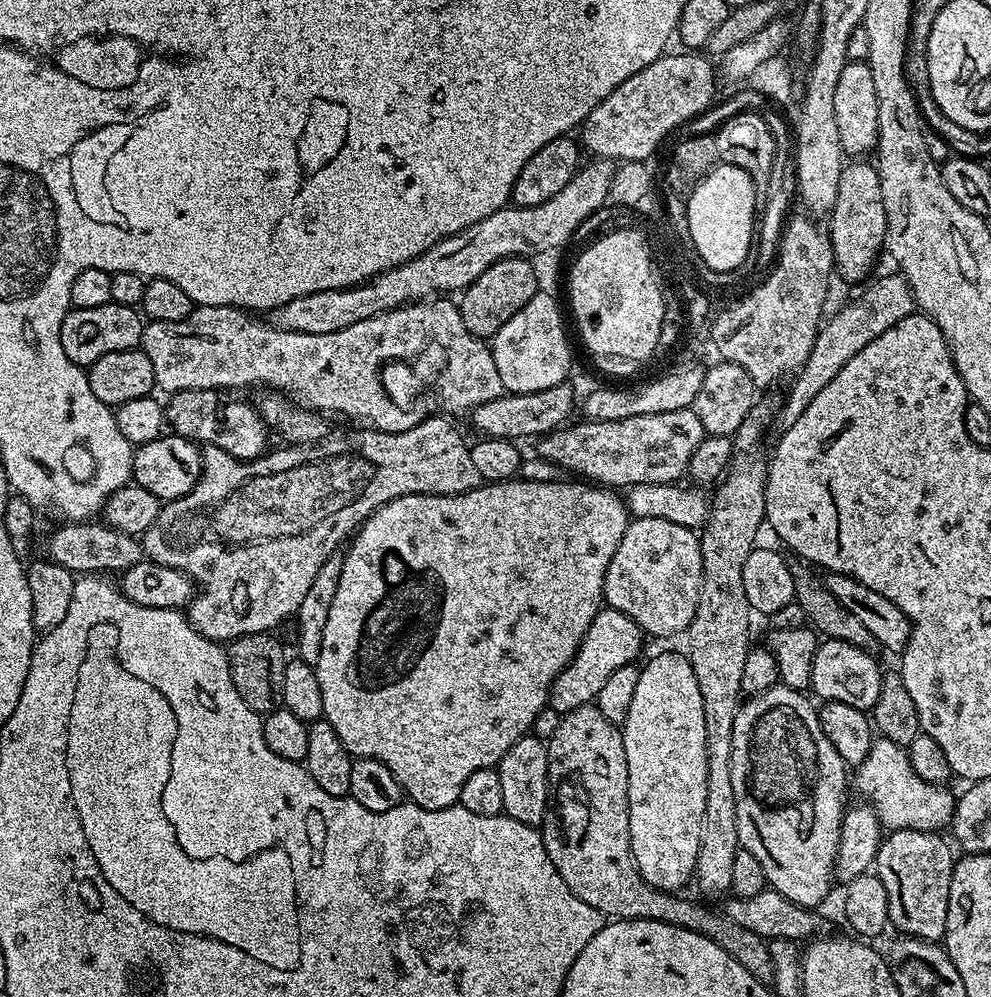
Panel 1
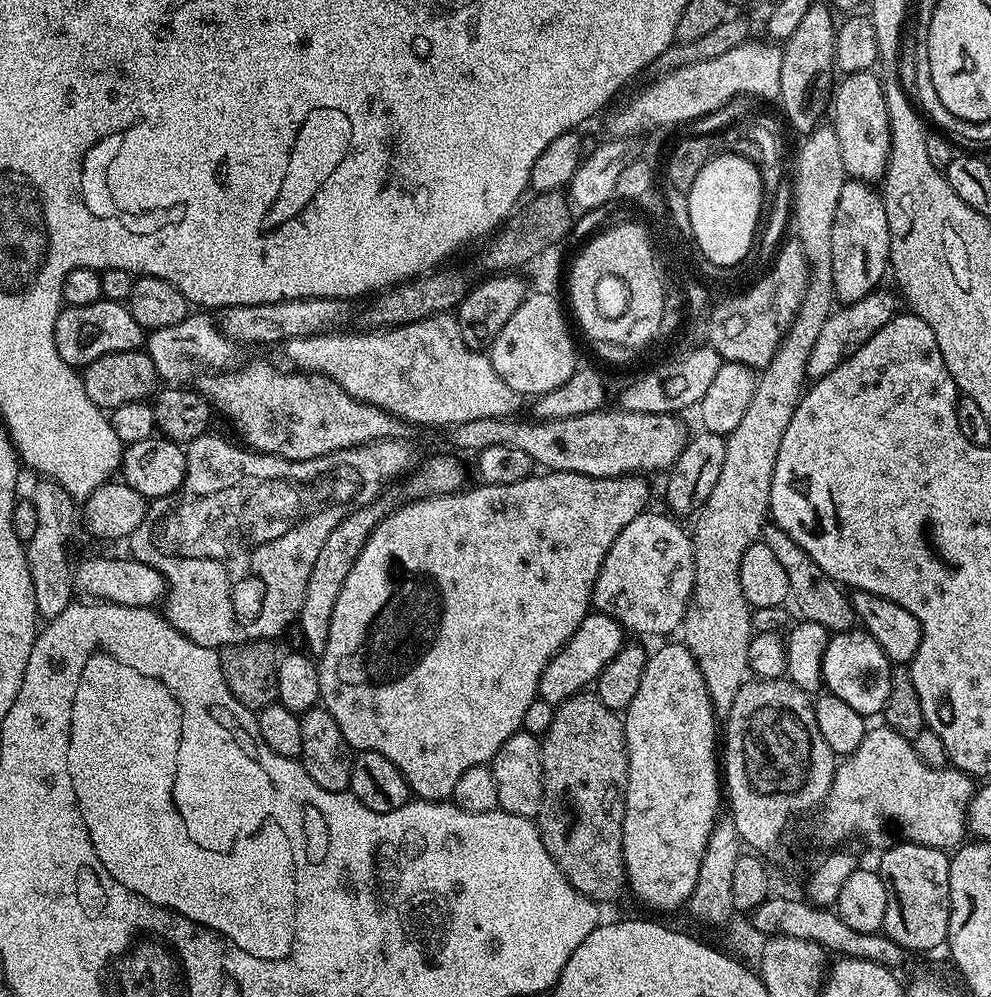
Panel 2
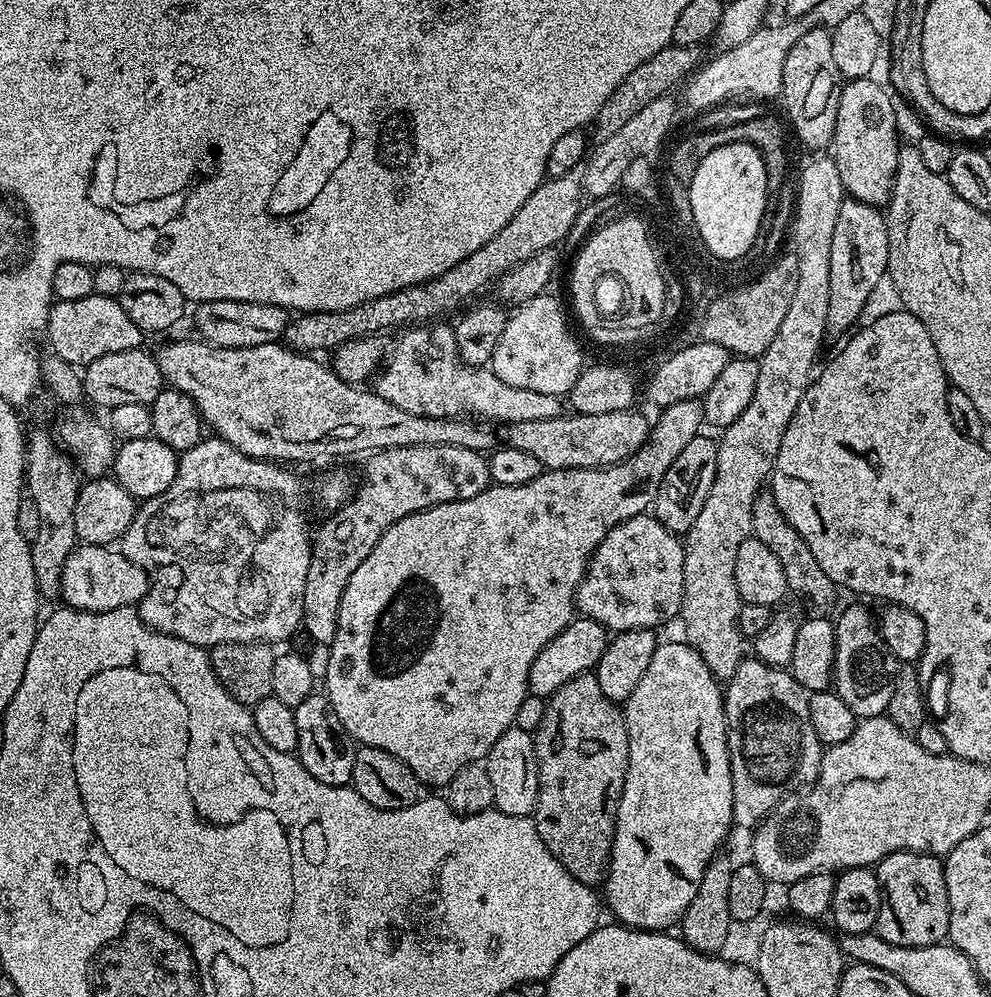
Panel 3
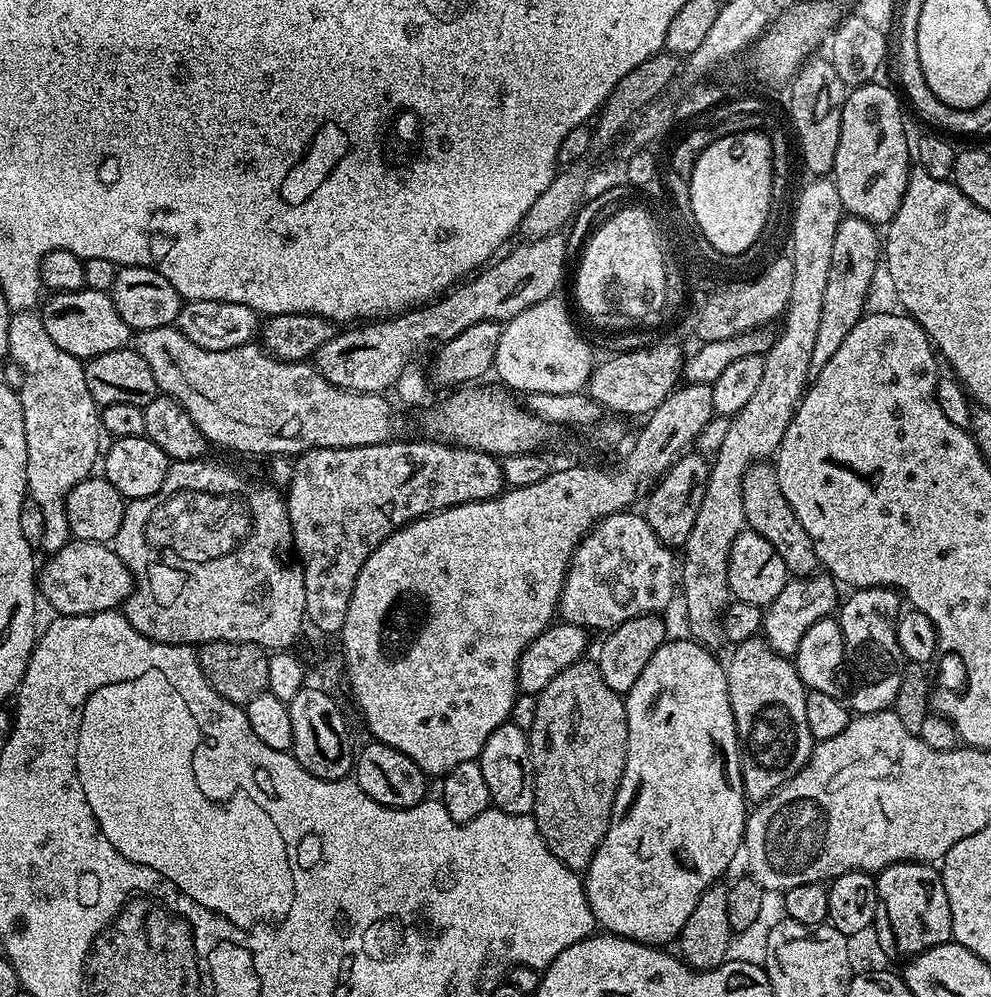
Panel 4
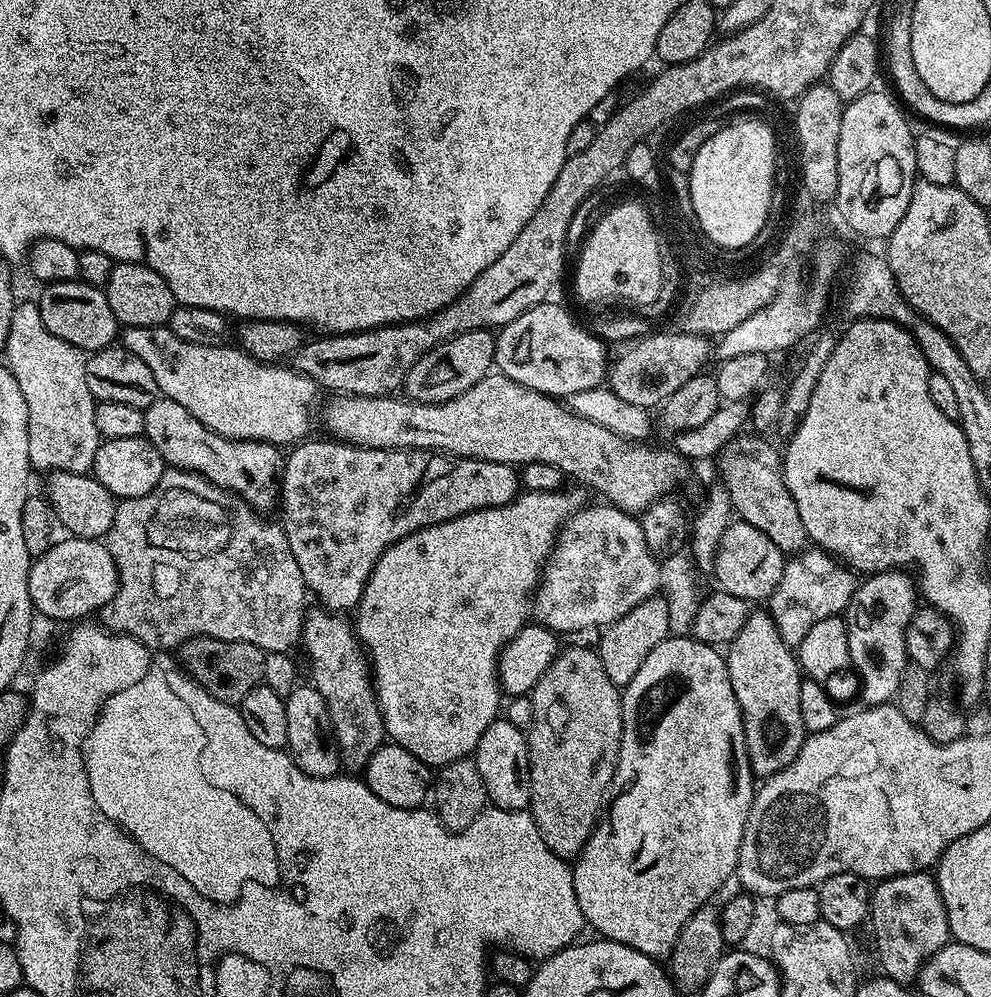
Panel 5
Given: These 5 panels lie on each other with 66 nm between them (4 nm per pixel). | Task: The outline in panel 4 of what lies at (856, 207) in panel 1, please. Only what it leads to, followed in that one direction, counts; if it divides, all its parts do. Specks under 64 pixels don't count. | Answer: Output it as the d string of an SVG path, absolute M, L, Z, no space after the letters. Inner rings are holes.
M845 215L834 234L834 254L830 258L830 278L826 278L826 294L822 294L822 318L818 318L818 334L814 338L814 350L810 353L809 381L822 374L822 366L842 346L846 334L854 330L861 316L865 315L864 303L876 276L876 263L882 260L882 236L870 223L857 216Z

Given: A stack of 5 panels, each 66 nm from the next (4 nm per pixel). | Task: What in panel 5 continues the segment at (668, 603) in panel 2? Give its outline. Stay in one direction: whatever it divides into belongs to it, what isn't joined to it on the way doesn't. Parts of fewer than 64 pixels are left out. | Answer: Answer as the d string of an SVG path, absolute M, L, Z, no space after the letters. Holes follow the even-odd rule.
M607 502L599 503L581 508L564 521L556 547L544 565L532 616L551 632L603 629L661 591L661 561L646 544L639 519Z

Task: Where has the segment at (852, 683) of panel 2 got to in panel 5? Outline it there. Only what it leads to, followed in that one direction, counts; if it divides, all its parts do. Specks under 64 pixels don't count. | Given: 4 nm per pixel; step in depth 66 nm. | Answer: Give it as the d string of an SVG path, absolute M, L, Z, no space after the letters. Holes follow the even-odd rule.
M907 571L873 572L857 583L856 593L850 598L846 609L846 623L848 626L850 664L853 669L856 667L856 672L860 675L860 684L864 687L860 696L864 699L865 705L886 704L895 697L898 682L902 678L902 670L910 662L906 650L906 626L910 622L910 618L916 613L917 607L918 584Z

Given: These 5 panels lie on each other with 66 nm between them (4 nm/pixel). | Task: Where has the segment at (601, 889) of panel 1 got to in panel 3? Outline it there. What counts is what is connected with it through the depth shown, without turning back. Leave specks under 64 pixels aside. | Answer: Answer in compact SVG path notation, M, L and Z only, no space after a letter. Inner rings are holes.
M583 672L547 697L546 714L542 714L542 726L538 726L534 739L538 762L534 819L538 834L542 842L546 842L546 850L566 866L578 883L599 885L608 871L608 857L612 855L618 802L622 798L628 769L628 727L621 705L602 694L602 686L598 686L592 672Z

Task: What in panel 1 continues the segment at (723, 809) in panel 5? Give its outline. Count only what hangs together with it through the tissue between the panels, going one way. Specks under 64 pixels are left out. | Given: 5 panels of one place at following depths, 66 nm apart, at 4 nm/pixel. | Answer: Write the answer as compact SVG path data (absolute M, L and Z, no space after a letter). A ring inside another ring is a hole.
M683 651L660 652L648 665L640 668L638 687L634 699L630 701L630 714L626 714L622 725L624 745L626 746L626 766L628 767L628 813L630 814L630 846L634 862L642 878L652 888L662 892L675 893L684 883L693 879L698 858L698 846L702 834L702 814L706 814L706 718L702 715L702 690L698 690L698 678L694 678L692 664Z

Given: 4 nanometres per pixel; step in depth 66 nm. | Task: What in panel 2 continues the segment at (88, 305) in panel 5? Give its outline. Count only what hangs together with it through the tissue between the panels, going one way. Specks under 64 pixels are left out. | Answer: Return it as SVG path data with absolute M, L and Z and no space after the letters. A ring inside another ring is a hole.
M103 298L90 306L70 304L61 307L58 322L54 326L54 342L58 346L58 354L62 354L62 362L77 370L102 358L102 354L135 352L145 340L146 330L134 322L128 307Z

